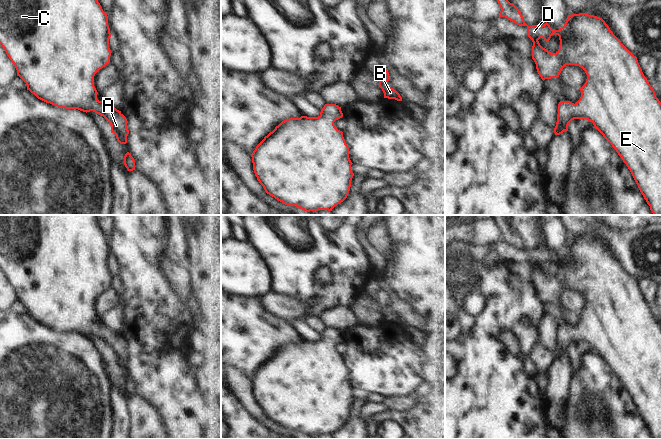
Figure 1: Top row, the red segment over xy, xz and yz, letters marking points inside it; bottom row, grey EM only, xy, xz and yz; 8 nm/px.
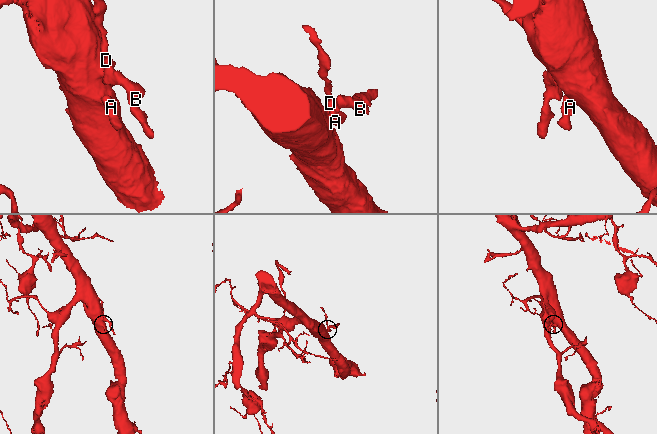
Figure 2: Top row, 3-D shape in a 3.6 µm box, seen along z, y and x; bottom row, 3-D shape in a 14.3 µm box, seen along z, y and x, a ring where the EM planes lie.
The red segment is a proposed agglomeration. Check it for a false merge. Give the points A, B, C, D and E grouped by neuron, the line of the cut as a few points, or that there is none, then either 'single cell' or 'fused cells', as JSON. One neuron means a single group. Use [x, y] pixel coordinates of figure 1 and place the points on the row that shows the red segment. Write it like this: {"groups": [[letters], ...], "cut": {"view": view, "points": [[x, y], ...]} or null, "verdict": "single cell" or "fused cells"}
{"groups": [["A", "B", "C", "D", "E"]], "cut": null, "verdict": "single cell"}

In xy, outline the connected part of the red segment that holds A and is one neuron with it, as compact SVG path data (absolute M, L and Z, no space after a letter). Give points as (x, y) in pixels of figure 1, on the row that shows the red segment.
M0 0L0 44L4 48L7 56L17 70L19 76L27 85L27 90L33 93L38 99L65 109L78 109L83 112L93 111L103 116L111 125L111 133L116 135L120 144L127 143L129 130L127 128L127 119L115 107L109 105L104 100L97 99L97 90L94 86L95 74L110 63L111 50L109 48L109 39L111 37L108 25L107 14L103 11L98 0Z

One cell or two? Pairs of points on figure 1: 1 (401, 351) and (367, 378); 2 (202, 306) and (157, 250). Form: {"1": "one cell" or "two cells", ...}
{"1": "one cell", "2": "two cells"}

